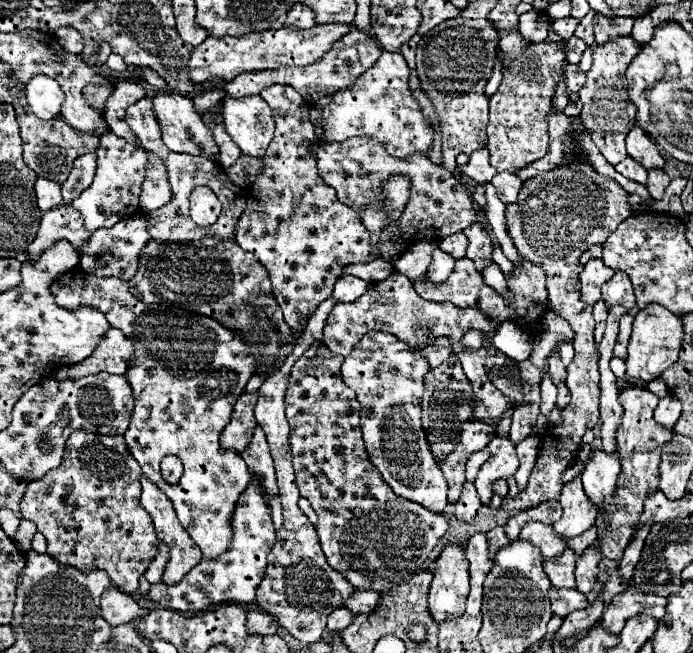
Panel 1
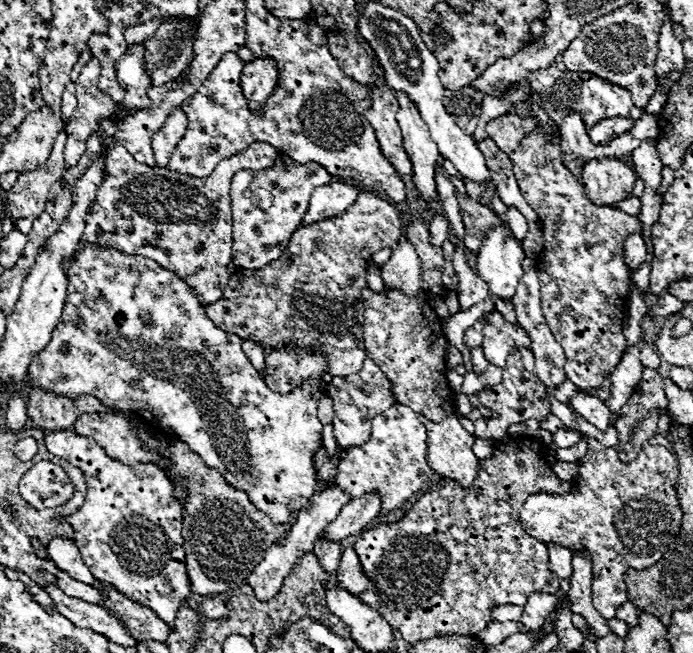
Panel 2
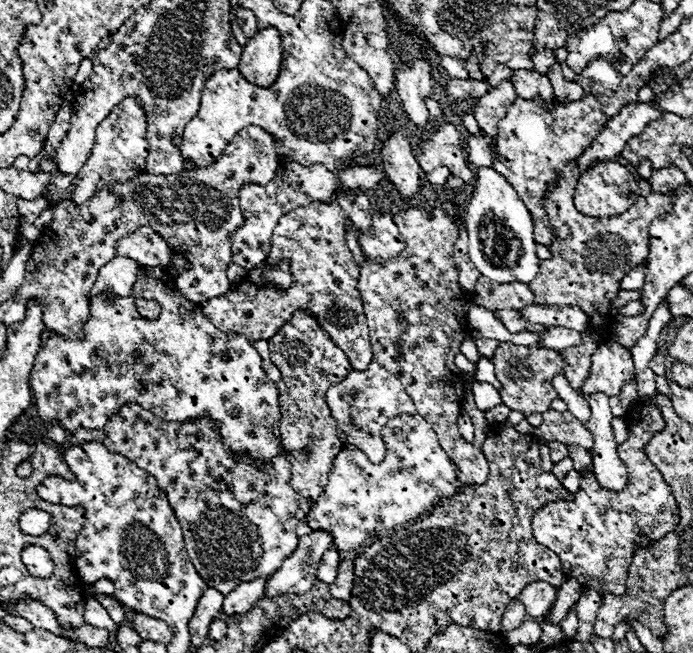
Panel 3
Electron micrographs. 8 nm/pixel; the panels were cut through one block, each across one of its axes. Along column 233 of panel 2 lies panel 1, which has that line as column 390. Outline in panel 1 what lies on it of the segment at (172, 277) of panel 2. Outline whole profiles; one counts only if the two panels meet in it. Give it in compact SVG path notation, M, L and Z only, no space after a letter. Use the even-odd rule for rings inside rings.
M368 332L342 364L342 380L356 390L362 404L360 426L370 460L380 470L390 488L432 512L444 512L448 504L448 484L430 454L422 430L420 398L424 394L424 374L430 370L426 350L412 348L388 332Z

